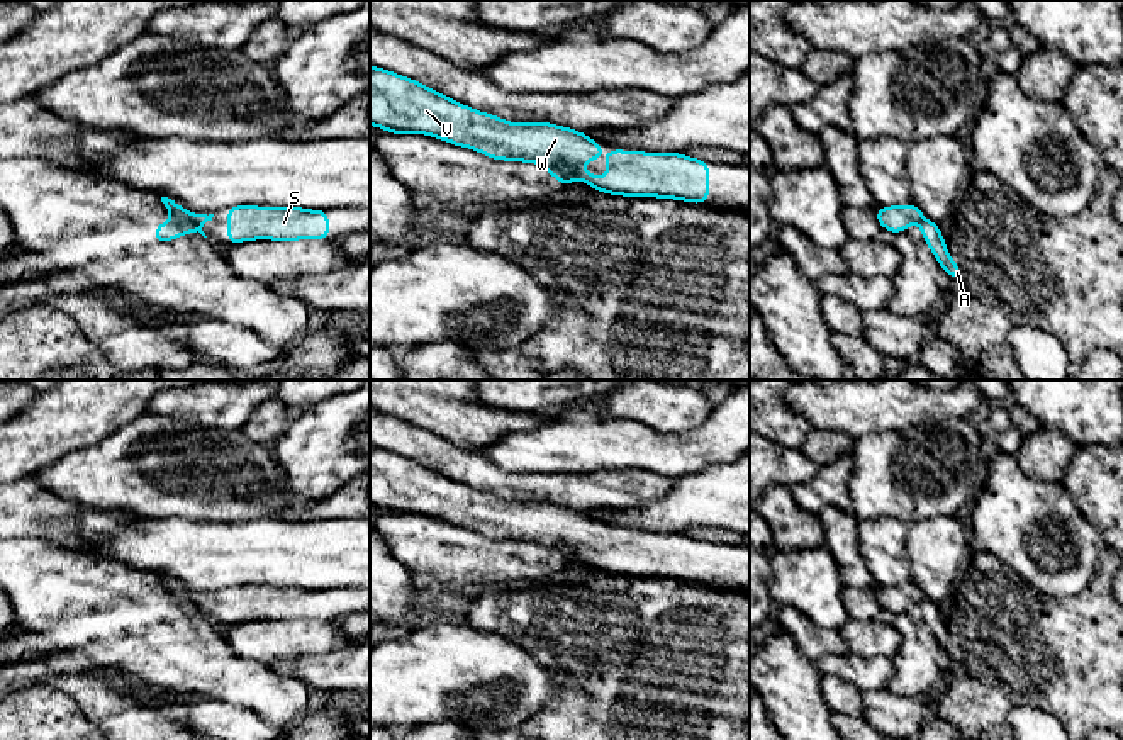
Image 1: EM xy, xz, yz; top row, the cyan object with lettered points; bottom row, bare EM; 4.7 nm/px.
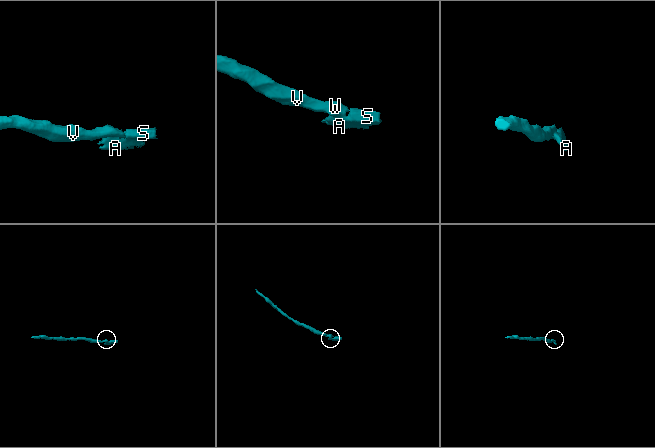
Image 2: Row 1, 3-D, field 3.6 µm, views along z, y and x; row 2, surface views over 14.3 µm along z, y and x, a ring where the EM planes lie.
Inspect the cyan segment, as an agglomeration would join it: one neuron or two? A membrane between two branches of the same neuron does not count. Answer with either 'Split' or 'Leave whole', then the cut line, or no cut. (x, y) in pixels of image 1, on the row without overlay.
Leave whole. No split

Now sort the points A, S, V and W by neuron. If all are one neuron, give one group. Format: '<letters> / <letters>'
A S V W

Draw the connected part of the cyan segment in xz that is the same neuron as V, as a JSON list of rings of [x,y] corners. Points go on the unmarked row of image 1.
[[[370,446],[370,506],[390,514],[427,514],[499,541],[539,543],[562,569],[580,560],[611,575],[709,580],[706,540],[609,528],[607,557],[601,558],[577,545],[602,536],[587,514],[550,502],[509,502],[377,446]]]

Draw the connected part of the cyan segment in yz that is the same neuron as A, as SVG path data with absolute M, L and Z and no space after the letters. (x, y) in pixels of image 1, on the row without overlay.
M916 584L908 586L891 586L891 587L875 587L875 596L880 604L880 609L892 611L899 614L906 611L913 603L918 603L921 614L938 640L938 647L945 650L952 660L962 657L962 648L952 640L945 619L941 616L940 606L926 599Z

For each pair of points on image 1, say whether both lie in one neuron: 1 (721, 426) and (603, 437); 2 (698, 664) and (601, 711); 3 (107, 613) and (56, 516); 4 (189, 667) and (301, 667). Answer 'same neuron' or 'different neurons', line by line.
1: same neuron
2: same neuron
3: different neurons
4: different neurons

